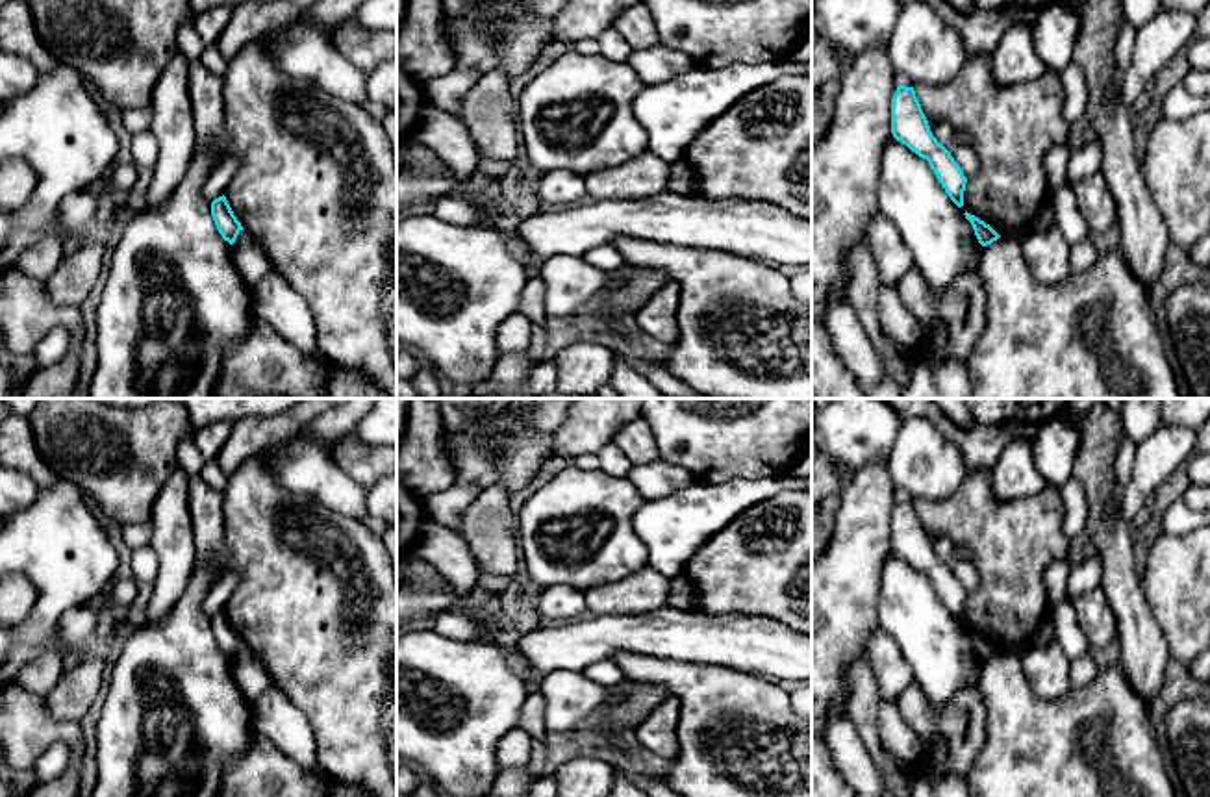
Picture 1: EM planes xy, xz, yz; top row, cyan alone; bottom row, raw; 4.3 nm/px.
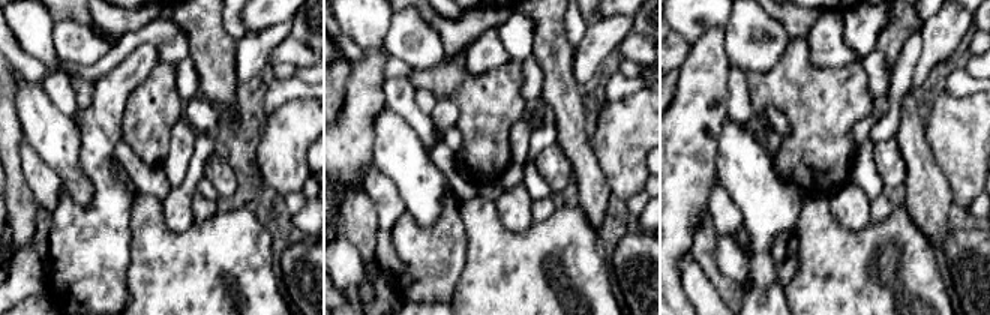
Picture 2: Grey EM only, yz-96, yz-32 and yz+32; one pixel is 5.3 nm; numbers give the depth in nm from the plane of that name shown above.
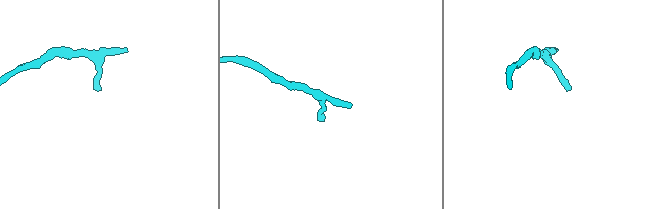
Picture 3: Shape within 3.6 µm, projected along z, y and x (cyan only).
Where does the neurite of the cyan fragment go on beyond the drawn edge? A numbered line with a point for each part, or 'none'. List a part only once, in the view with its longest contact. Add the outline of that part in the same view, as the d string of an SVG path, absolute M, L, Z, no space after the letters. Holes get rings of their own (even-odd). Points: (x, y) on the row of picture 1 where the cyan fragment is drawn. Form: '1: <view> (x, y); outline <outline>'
none

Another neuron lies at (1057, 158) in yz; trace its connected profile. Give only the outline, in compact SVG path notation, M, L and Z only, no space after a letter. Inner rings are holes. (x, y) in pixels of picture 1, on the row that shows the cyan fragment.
M1064 143L1051 148L1045 156L1043 167L1047 176L1047 196L1043 206L1034 221L1034 230L1051 226L1054 222L1054 206L1052 198L1060 185L1067 180L1067 163L1071 159L1071 152L1075 150L1077 143Z

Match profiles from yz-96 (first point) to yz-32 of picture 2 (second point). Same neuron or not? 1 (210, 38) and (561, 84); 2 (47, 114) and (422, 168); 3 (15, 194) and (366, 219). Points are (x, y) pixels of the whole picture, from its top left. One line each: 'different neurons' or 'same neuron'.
1: same neuron
2: same neuron
3: same neuron

